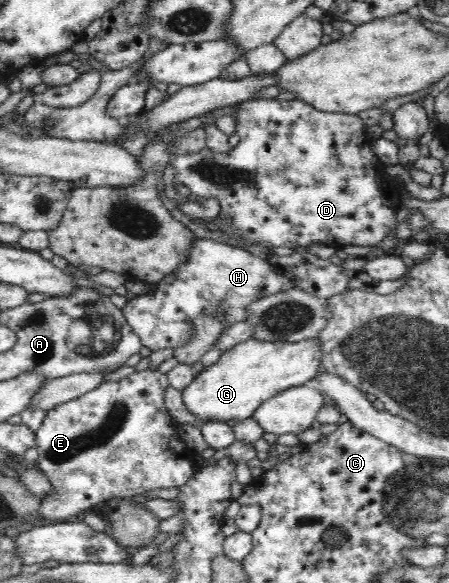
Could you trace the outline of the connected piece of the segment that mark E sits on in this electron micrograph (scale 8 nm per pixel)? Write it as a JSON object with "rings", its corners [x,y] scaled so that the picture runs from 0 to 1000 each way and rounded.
{"rings":[[[334,631],[314,638],[301,636],[283,647],[263,654],[229,654],[216,666],[200,669],[167,683],[151,686],[140,693],[129,693],[102,705],[96,719],[96,727],[82,736],[80,765],[85,767],[82,798],[94,806],[94,811],[109,822],[114,832],[114,844],[94,858],[91,871],[87,871],[87,885],[65,889],[60,895],[76,895],[78,899],[102,899],[114,895],[140,895],[143,889],[154,885],[167,887],[167,882],[178,882],[183,875],[203,873],[209,866],[223,861],[236,861],[243,854],[285,854],[305,851],[305,847],[323,847],[352,837],[390,837],[416,830],[416,825],[434,813],[441,803],[439,789],[434,787],[437,775],[421,770],[416,762],[403,755],[394,734],[399,724],[390,715],[379,712],[379,707],[367,698],[363,688],[367,669],[376,664],[372,643],[352,635],[339,636]]]}

